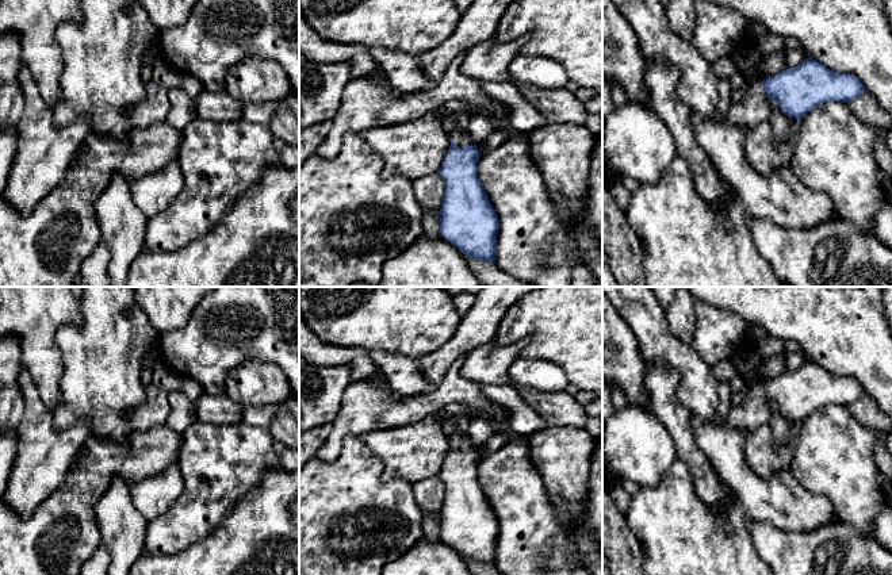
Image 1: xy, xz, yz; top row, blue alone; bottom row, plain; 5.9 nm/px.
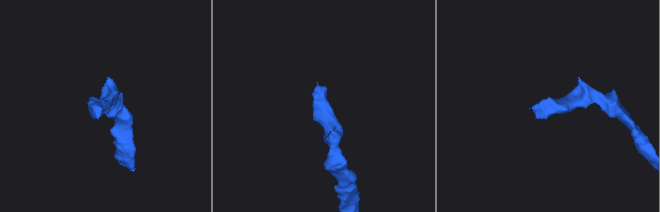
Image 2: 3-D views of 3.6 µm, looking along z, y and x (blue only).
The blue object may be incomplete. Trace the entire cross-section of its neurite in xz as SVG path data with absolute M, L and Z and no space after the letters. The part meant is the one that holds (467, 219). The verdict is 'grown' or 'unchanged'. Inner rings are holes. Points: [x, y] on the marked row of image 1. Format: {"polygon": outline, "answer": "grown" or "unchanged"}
{"polygon": "M455 127L451 133L451 146L439 175L445 183L440 208L440 235L456 246L463 254L475 260L495 262L498 216L478 179L481 153L468 139L466 129Z", "answer": "grown"}

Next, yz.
{"polygon": "M809 57L800 65L785 68L747 88L740 99L730 106L726 120L749 131L762 122L769 122L772 100L778 103L785 115L803 119L809 110L820 104L849 103L865 92L857 76L835 73Z", "answer": "grown"}

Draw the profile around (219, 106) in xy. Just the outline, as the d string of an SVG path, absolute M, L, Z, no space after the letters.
M226 89L218 92L202 91L194 97L196 116L211 122L234 122L242 118L242 103Z

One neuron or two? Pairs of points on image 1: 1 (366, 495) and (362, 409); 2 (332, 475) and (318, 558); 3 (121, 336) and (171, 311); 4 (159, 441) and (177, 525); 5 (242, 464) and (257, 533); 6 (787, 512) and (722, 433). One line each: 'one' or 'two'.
1: two
2: one
3: two
4: two
5: two
6: one

